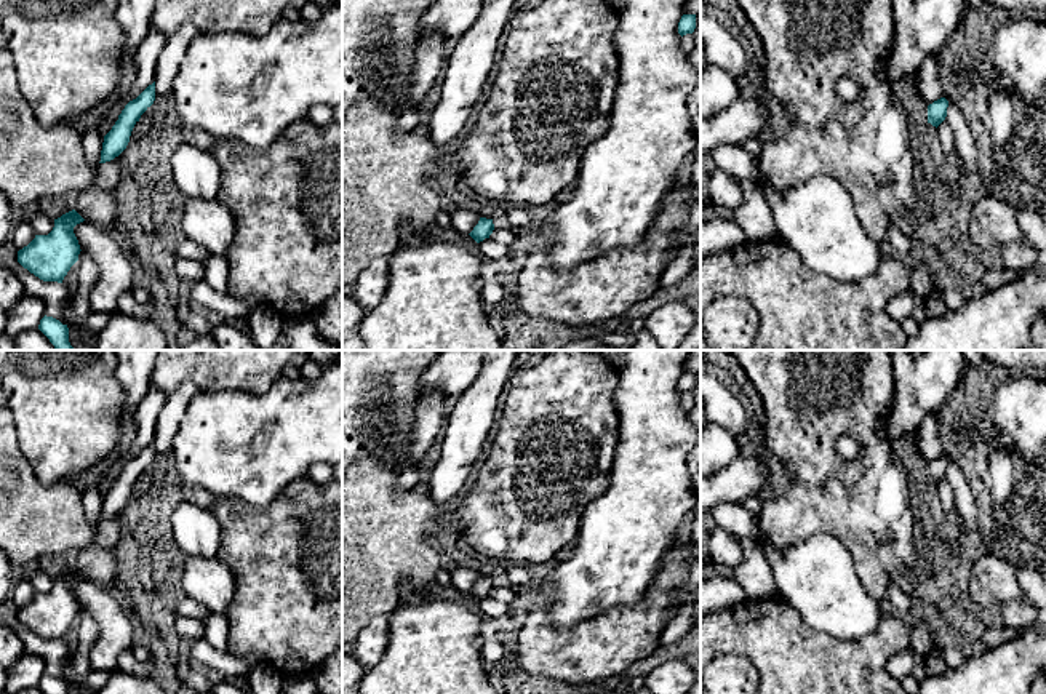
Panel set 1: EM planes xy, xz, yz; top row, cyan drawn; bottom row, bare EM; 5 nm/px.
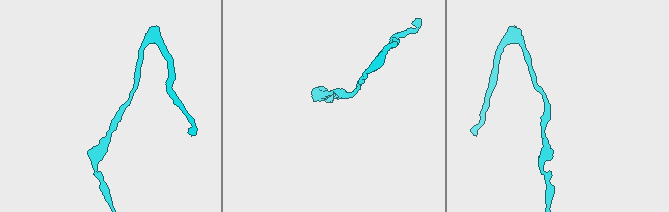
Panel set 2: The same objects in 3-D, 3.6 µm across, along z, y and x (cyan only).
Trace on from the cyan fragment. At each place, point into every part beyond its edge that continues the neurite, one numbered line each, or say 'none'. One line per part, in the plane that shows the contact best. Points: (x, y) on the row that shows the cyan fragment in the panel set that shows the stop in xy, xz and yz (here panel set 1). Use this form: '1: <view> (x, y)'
none

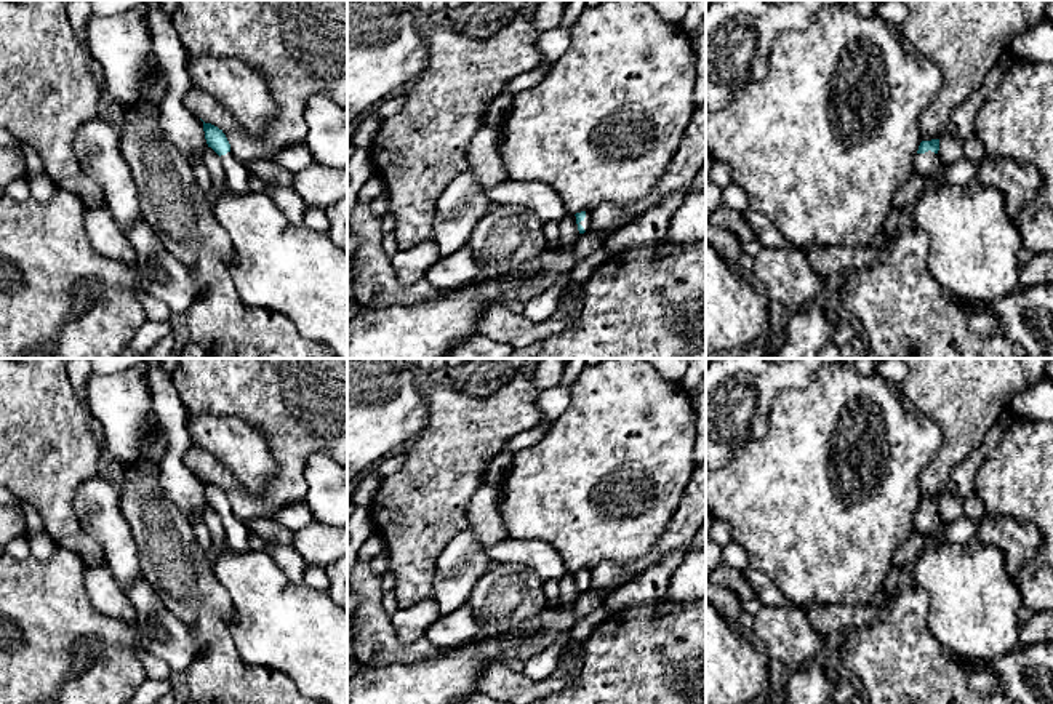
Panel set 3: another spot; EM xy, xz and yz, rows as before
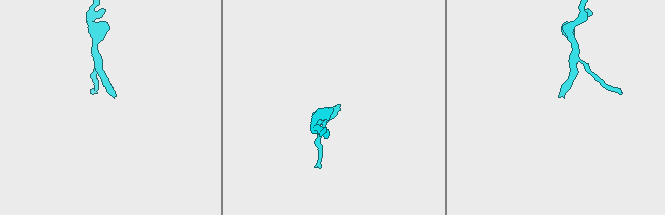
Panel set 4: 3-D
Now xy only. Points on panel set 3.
1: xy (237, 175)

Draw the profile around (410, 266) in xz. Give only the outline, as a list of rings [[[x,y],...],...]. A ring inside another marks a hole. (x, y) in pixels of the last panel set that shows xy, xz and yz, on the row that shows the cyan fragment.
[[[426,240],[390,256],[390,264],[402,285],[414,285],[442,259],[435,240]]]

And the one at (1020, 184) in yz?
[[[986,158],[975,178],[981,186],[999,189],[1010,214],[1029,203],[1042,186],[1040,174],[1015,160]]]

